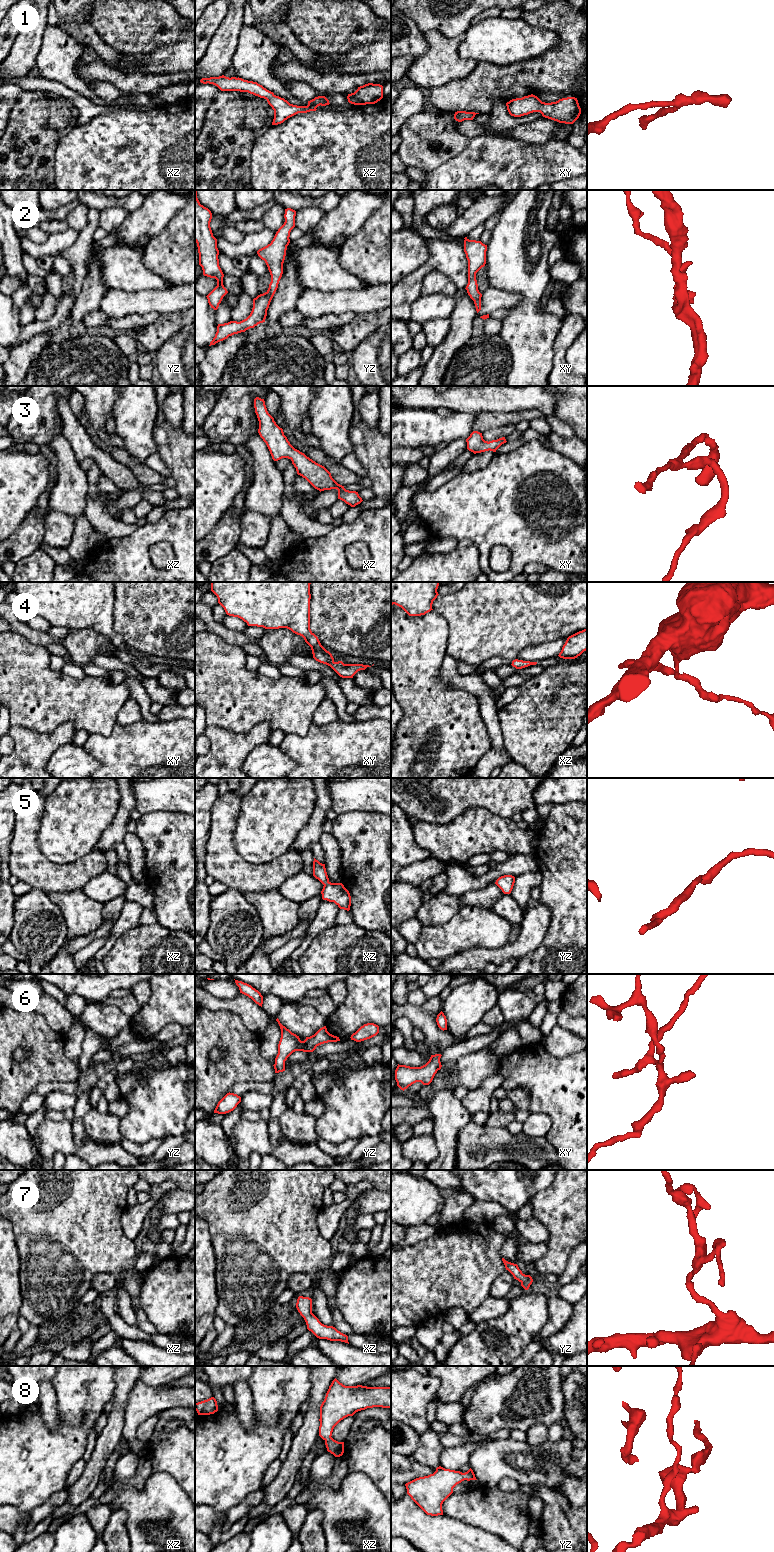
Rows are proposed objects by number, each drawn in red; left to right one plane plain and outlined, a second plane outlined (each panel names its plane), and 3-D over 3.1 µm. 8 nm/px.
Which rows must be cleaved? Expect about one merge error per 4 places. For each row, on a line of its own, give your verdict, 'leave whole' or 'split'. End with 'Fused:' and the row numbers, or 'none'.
1: leave whole
2: leave whole
3: leave whole
4: leave whole
5: leave whole
6: leave whole
7: leave whole
8: leave whole
Fused: none

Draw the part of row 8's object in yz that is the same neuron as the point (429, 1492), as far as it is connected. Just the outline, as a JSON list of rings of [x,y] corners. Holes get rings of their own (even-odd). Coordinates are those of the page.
[[[436,1468],[433,1474],[416,1478],[405,1484],[407,1494],[427,1514],[443,1515],[442,1504],[453,1493],[453,1488],[467,1480],[477,1480],[473,1470],[467,1472]]]

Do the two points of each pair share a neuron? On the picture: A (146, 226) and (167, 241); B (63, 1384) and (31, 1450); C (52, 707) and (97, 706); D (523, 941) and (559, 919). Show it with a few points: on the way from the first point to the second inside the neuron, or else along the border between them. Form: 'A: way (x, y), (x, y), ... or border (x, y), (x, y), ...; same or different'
A: border (173, 217), (158, 234), (150, 239); different
B: way (67, 1403), (67, 1425), (50, 1442); same
C: way (63, 706), (86, 706); same
D: border (542, 903), (550, 909), (551, 920), (538, 946); different

